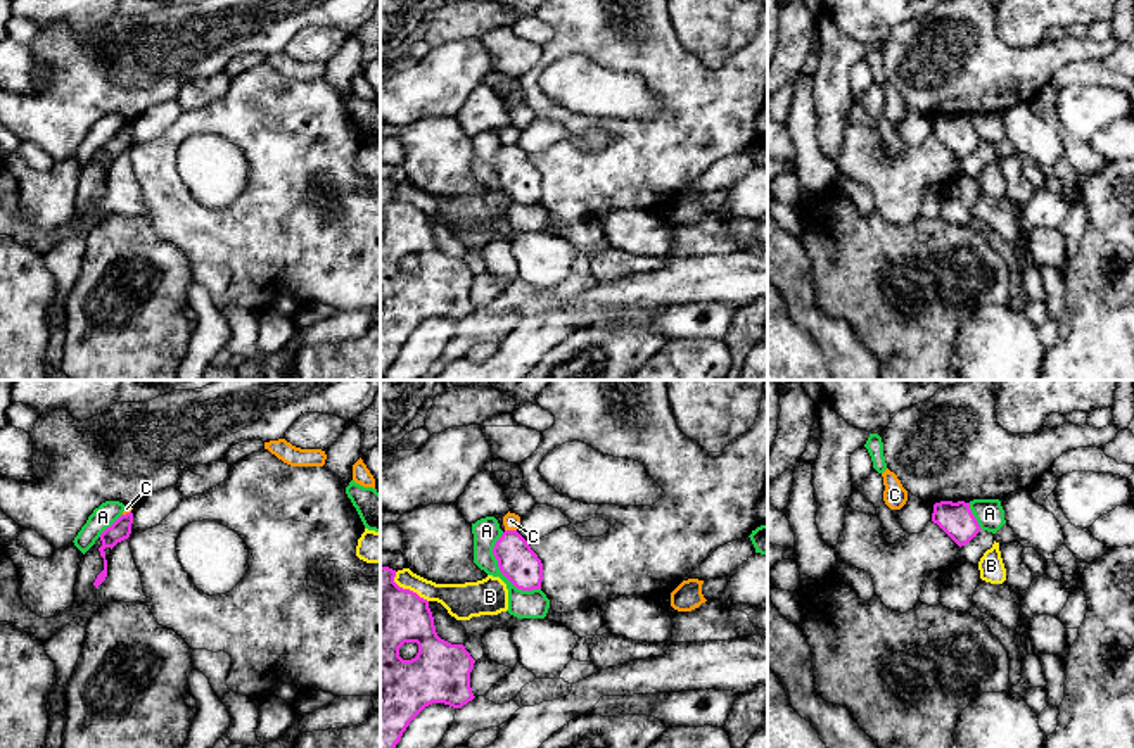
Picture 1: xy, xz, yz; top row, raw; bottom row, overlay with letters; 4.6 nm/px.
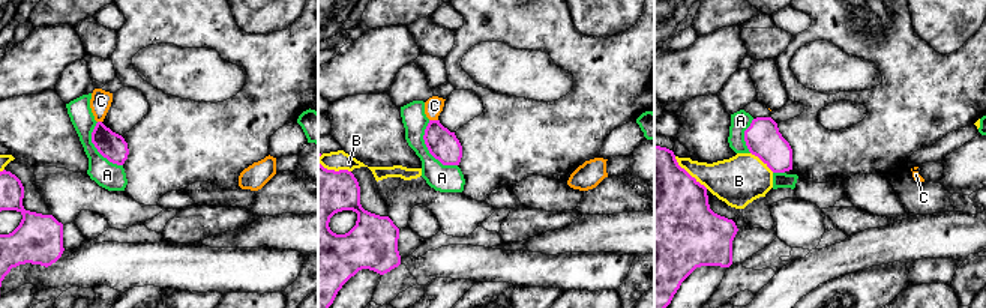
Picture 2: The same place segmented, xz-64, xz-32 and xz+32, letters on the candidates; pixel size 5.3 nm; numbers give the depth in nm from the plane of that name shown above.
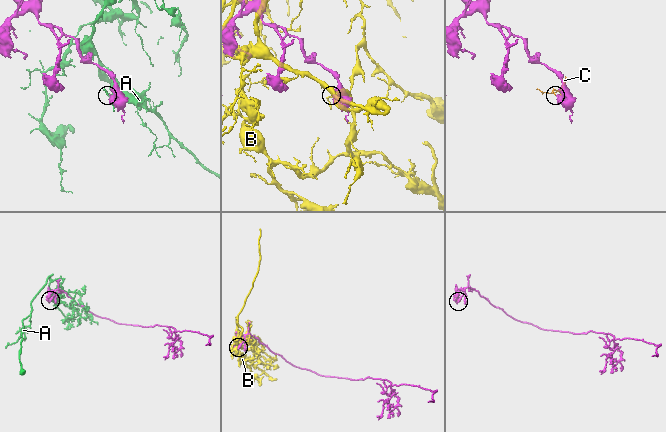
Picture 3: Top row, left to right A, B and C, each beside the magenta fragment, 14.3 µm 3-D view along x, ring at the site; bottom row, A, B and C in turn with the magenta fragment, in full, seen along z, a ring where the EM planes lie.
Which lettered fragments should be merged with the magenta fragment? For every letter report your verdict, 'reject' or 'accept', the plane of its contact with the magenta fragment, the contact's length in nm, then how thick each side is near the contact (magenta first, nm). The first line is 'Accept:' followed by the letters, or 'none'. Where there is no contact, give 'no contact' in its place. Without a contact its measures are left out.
Accept: none
A: reject | xz | 320 nm | 180/130 nm
B: reject | xz | 220 nm | 320/150 nm
C: reject | xz | 60 nm | 180/80 nm

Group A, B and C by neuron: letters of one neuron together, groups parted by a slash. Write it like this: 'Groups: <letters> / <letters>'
Groups: A / B / C

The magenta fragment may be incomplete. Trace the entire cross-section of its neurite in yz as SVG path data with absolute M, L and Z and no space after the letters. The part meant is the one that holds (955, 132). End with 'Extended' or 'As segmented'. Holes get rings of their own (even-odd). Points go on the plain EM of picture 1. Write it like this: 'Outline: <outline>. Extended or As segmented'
Outline: M965 114L933 117L932 135L937 136L959 161L968 157L982 142Z. As segmented

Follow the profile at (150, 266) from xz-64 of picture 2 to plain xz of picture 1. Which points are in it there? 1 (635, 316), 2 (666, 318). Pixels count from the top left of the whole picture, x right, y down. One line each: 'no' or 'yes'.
1: yes
2: yes

